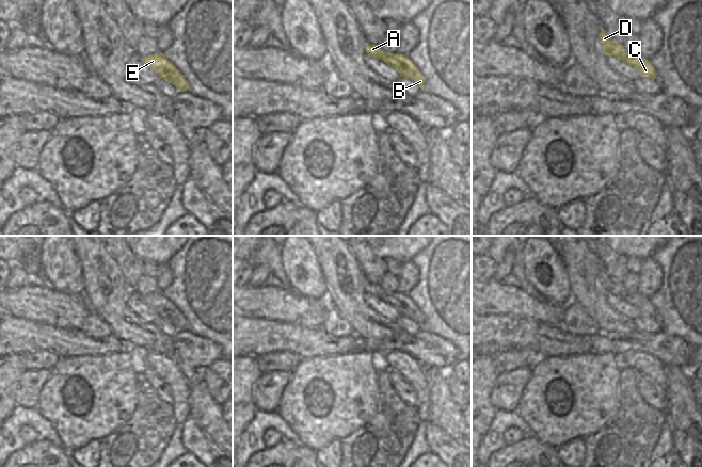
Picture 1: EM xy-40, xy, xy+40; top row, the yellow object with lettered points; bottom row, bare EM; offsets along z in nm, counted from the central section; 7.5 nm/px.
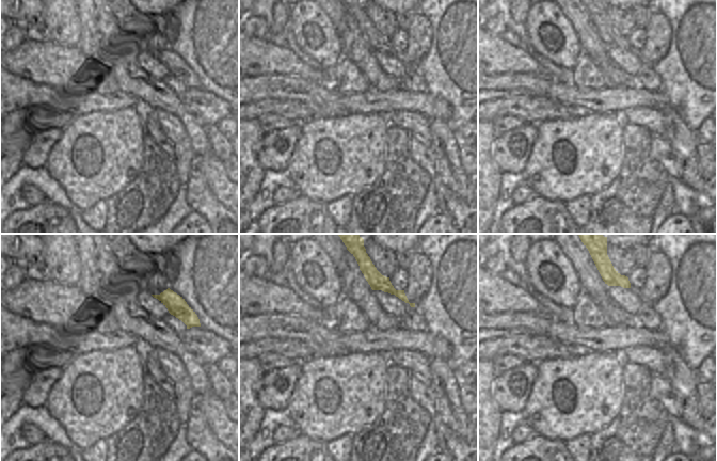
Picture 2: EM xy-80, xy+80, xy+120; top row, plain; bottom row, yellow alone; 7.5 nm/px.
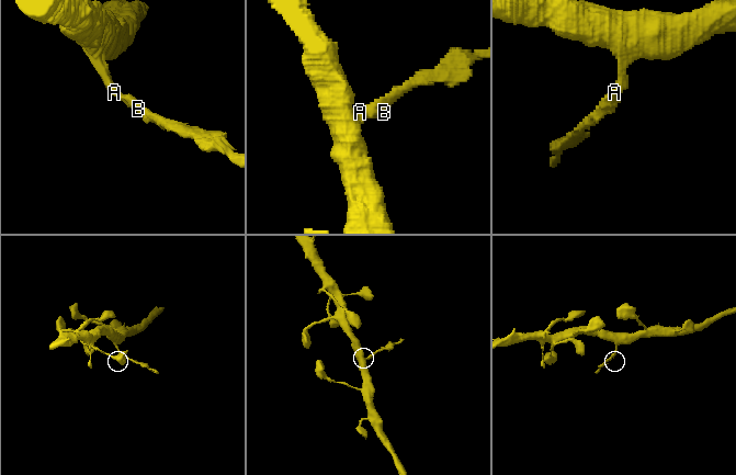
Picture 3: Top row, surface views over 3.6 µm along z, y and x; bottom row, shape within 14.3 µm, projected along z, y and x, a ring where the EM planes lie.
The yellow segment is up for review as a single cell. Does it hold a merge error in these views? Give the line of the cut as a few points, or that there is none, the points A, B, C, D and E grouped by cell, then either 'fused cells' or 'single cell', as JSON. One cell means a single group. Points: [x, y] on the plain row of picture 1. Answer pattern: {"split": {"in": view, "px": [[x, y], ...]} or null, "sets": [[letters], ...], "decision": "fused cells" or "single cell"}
{"split": {"in": "xy", "px": [[392, 292], [381, 299]]}, "sets": [["A", "D"], ["B", "C", "E"]], "decision": "fused cells"}

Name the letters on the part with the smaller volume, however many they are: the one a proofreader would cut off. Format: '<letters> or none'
B, C, E

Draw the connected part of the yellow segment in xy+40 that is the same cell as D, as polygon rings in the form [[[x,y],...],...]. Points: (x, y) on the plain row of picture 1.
[[[601,265],[601,272],[599,274],[601,278],[601,285],[606,294],[612,294],[619,299],[625,296],[628,291],[626,288],[617,281],[615,281],[605,271],[605,269]]]

